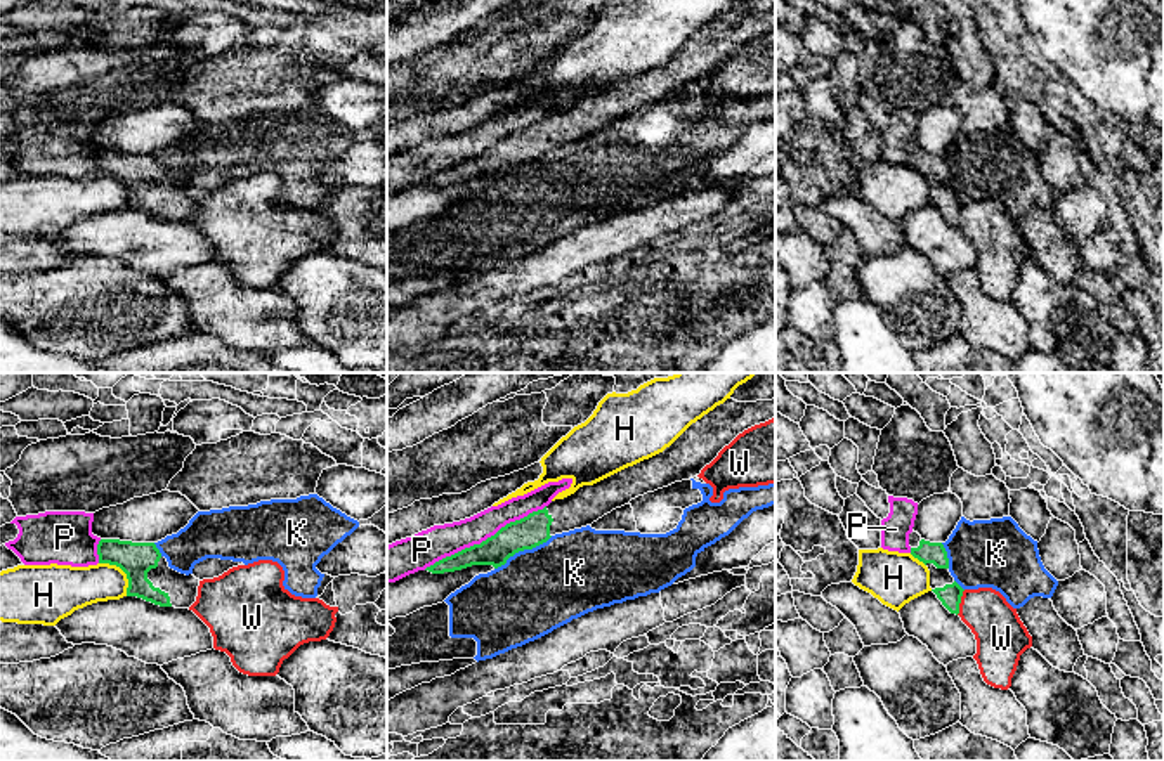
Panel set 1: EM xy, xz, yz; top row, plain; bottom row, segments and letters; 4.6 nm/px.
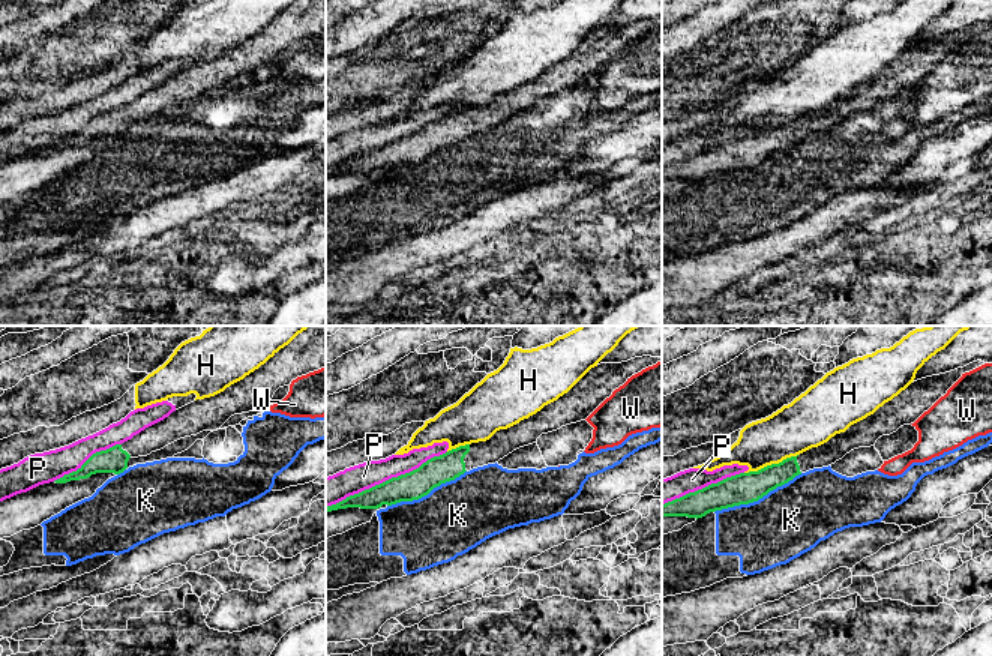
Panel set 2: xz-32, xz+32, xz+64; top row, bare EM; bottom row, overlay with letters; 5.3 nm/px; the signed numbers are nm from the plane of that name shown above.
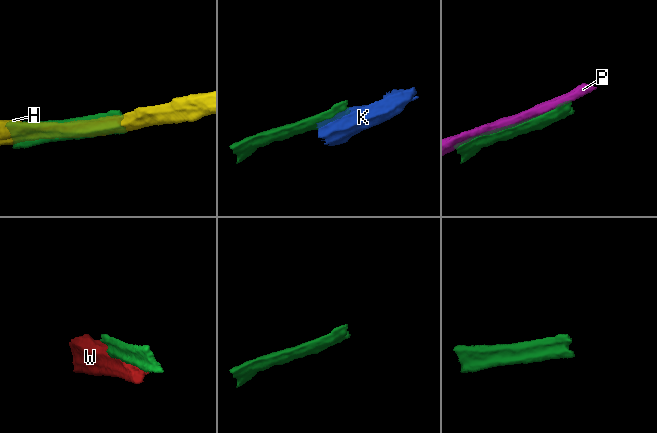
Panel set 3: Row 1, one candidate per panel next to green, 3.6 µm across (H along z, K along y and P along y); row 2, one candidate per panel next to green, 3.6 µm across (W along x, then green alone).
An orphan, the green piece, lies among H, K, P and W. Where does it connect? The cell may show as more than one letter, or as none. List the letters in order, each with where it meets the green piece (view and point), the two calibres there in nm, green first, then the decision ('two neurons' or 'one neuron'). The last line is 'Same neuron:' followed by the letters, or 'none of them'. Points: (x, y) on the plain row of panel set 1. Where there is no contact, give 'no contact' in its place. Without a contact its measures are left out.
H: xy (124, 182) | 160/200 nm | two neurons
K: xz (523, 162) | 150/380 nm | two neurons
P: xz (486, 151) | 150/160 nm | two neurons
W: yz (960, 214) | 100/240 nm | two neurons
Same neuron: none of them

